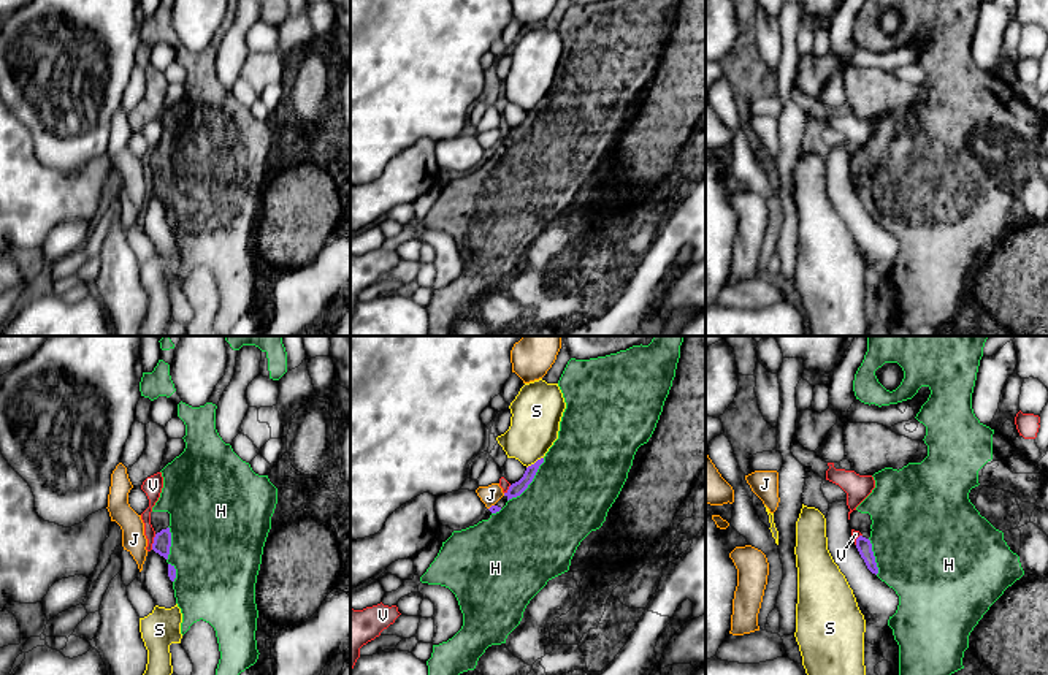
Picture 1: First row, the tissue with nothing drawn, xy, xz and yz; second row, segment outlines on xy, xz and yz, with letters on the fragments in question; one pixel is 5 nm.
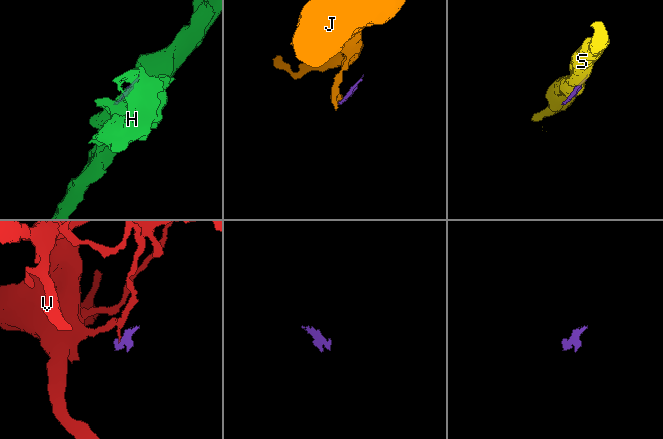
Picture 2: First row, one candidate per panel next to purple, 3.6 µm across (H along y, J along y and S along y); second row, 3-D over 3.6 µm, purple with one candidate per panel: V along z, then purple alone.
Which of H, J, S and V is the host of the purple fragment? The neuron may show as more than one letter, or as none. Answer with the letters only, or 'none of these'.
H

